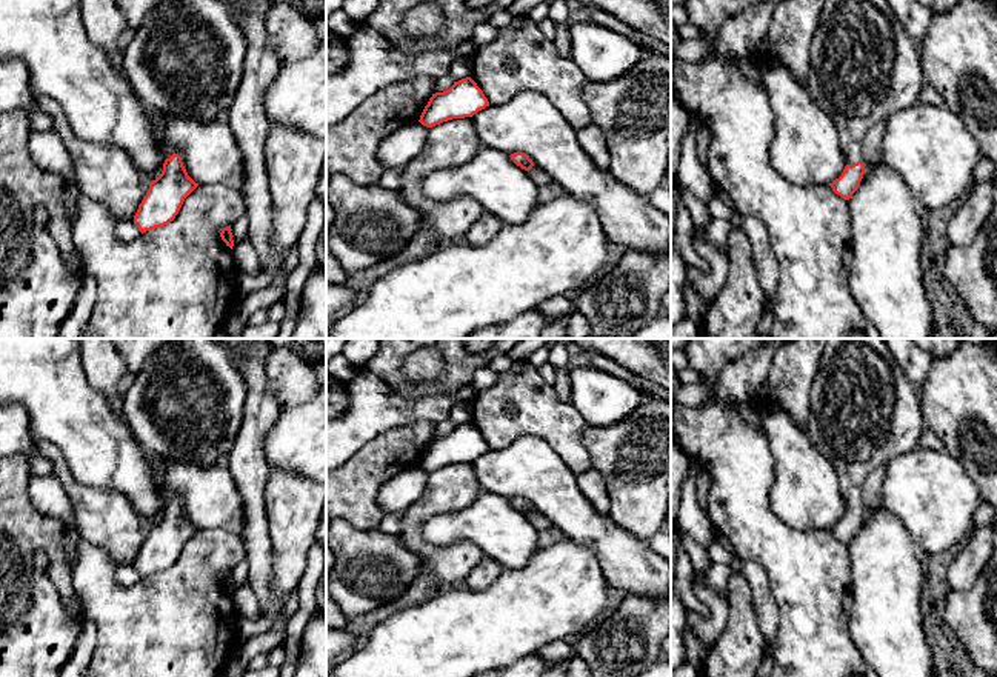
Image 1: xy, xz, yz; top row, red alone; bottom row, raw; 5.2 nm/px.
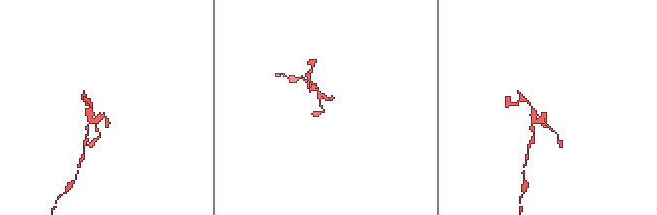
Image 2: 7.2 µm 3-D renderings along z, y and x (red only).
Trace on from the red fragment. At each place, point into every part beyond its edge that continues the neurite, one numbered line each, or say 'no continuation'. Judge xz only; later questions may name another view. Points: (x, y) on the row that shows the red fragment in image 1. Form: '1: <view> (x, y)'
1: xz (537, 174)

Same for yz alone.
1: yz (865, 66)

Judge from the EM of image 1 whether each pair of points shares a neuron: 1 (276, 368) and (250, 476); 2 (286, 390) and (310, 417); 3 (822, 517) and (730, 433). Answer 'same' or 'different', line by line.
1: different
2: different
3: different

